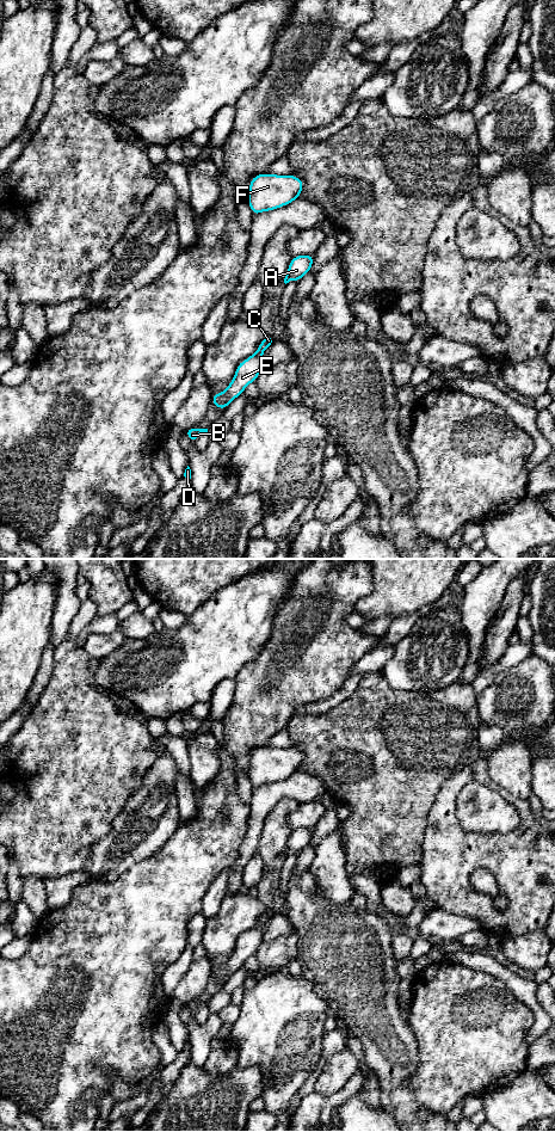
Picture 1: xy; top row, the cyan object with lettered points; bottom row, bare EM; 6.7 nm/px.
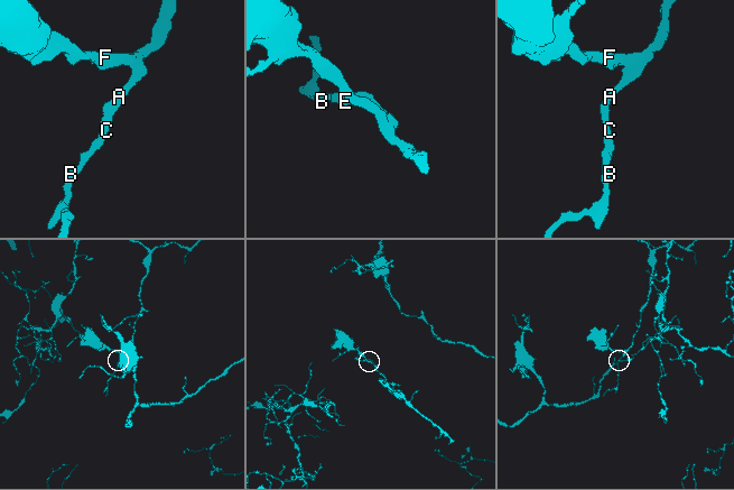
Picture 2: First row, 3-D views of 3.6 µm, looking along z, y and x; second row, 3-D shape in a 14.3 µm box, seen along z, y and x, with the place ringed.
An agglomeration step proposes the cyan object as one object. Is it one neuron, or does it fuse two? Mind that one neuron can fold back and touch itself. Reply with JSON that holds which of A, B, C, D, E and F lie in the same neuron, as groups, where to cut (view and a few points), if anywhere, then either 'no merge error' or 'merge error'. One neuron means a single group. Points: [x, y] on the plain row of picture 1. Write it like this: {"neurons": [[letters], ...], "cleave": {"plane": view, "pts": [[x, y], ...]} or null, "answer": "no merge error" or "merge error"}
{"neurons": [["A", "B", "C", "D", "E", "F"]], "cleave": null, "answer": "no merge error"}

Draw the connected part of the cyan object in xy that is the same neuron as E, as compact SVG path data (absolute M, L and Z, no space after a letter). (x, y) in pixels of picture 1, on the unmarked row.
M266 908L257 924L236 940L234 952L229 955L228 961L212 968L211 976L216 980L224 983L235 971L242 968L251 955L255 955L263 943L263 927L272 916L275 916L273 911Z

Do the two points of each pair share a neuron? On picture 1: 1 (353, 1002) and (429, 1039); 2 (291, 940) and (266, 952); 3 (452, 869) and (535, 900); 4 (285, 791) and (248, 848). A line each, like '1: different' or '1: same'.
1: different
2: same
3: same
4: same

